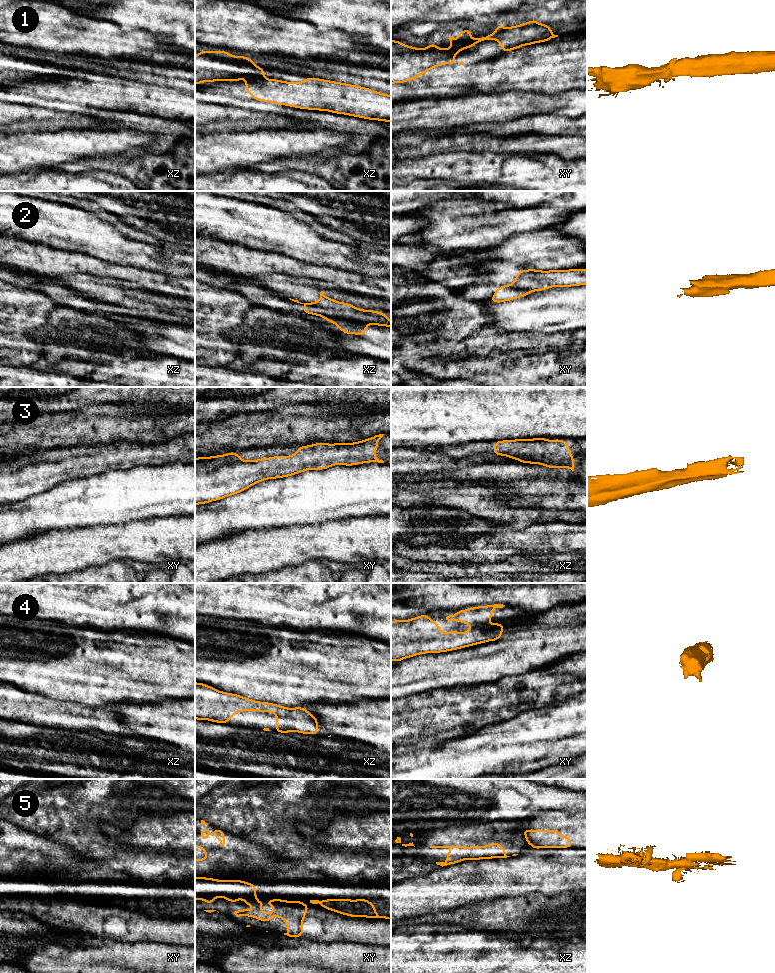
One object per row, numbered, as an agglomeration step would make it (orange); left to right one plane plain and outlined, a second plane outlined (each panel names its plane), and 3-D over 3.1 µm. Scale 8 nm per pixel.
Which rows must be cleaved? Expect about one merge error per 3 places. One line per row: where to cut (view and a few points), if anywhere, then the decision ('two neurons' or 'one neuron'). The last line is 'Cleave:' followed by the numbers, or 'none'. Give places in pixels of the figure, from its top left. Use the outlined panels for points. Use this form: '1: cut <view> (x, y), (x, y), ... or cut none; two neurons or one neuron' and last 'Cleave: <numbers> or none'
1: cut xz (263, 76), (249, 79); two neurons
2: cut xz (307, 303), (313, 303), (330, 312), (362, 323), (369, 323); two neurons
3: cut none; one neuron
4: cut none; one neuron
5: cut xy (340, 912), (357, 916); two neurons
Cleave: 1, 2, 5

